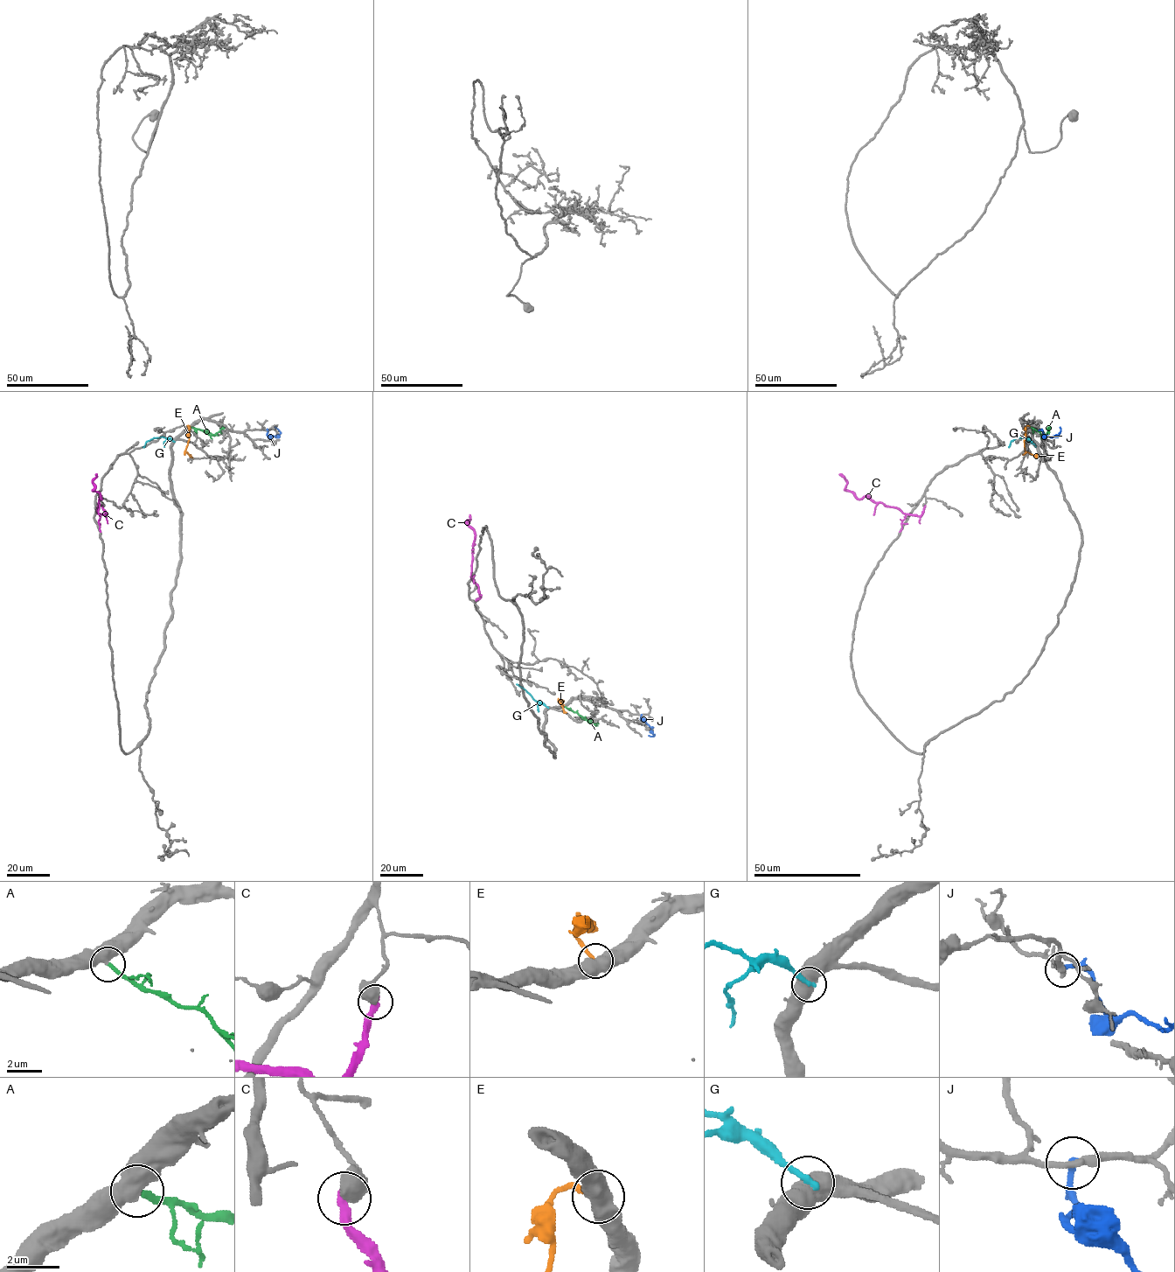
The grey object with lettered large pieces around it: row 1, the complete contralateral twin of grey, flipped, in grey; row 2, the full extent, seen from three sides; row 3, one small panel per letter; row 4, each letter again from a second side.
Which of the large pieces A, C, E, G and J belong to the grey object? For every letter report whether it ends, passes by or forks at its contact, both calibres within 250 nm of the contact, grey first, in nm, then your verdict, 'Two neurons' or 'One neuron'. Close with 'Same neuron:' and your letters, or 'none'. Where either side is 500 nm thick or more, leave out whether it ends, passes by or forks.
A: It ends there. Thickness 440 nm (grey) against 240 nm. One neuron
C: Thickness 700 nm (grey) against 360 nm. Two neurons
E: Thickness 600 nm (grey) against 200 nm. Two neurons
G: Thickness 550 nm (grey) against 280 nm. Two neurons
J: It ends there. Thickness 340 nm (grey) against 240 nm. Two neurons
Same neuron: A

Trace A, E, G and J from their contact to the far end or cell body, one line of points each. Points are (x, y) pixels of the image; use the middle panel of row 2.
A: (565, 707), (598, 723)
E: (563, 705), (562, 700), (559, 700), (566, 712)
G: (547, 707), (516, 684)
J: (641, 715), (642, 720), (654, 736), (649, 735)

